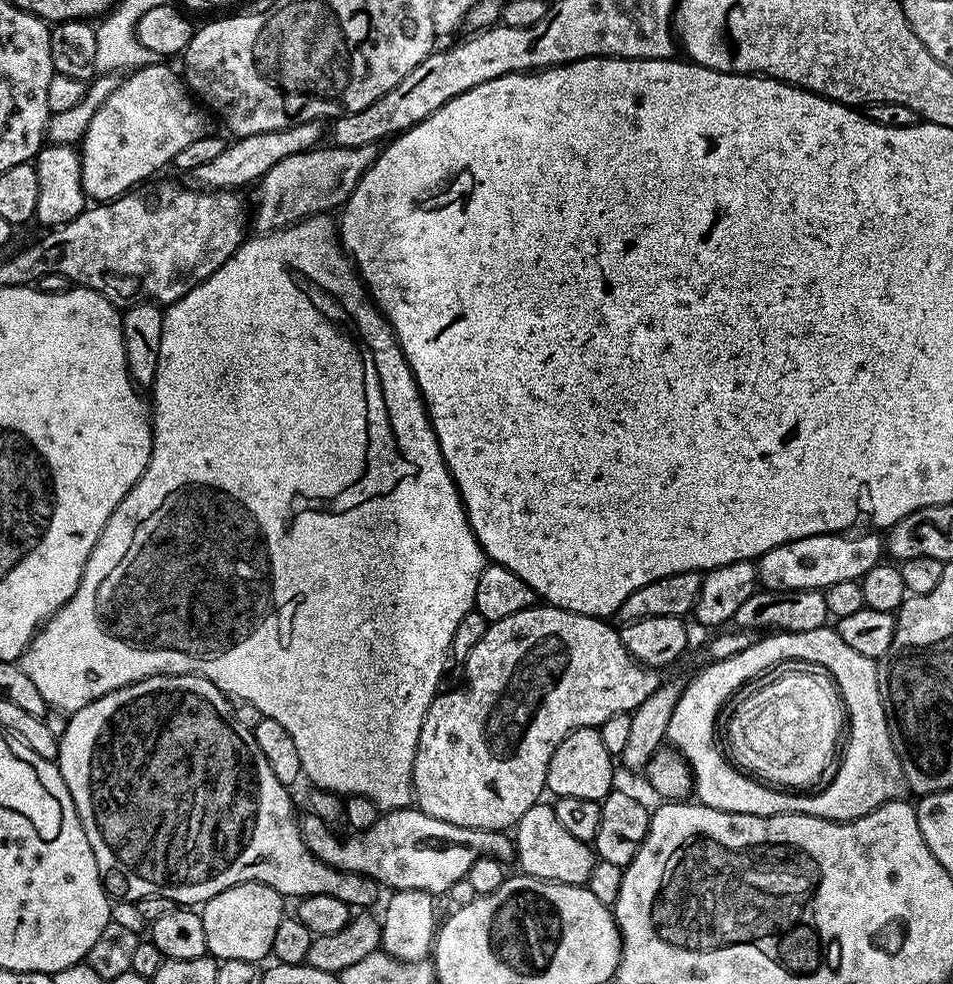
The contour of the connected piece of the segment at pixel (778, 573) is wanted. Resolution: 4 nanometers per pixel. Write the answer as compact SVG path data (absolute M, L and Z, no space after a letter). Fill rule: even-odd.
M876 530L867 531L857 531L855 534L814 534L810 538L798 538L794 542L774 546L774 550L759 557L759 583L769 592L793 592L815 588L823 590L834 586L834 582L860 581L866 570L874 570L874 566L881 563L886 552L881 533ZM856 534L857 536L852 536Z

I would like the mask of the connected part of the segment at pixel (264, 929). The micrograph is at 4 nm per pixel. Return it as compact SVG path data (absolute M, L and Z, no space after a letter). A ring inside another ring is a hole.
M253 880L242 882L239 888L227 888L222 890L214 898L210 898L199 909L202 918L202 926L206 929L206 942L209 953L214 954L217 961L222 960L255 960L263 961L263 956L271 953L272 936L278 931L278 922L282 919L280 912L282 897L272 888L258 886Z

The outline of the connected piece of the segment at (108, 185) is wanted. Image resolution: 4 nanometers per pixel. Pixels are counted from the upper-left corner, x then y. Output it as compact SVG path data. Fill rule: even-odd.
M157 62L137 68L125 75L120 81L118 90L102 102L98 114L90 118L90 126L84 139L78 145L80 153L80 184L84 187L84 195L92 202L111 202L140 186L147 176L155 174L159 168L171 165L175 161L178 150L190 146L202 134L200 128L201 105L194 99L181 73L167 68L167 63Z

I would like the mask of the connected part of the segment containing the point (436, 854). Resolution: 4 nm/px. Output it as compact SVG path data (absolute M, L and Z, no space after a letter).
M415 806L393 808L380 814L368 829L353 831L344 837L315 814L301 815L300 833L306 846L326 866L340 872L355 872L357 877L384 884L388 890L418 890L429 894L447 894L450 886L467 877L474 862L483 856L508 862L514 856L514 840L507 831L483 832L463 828L420 811Z

